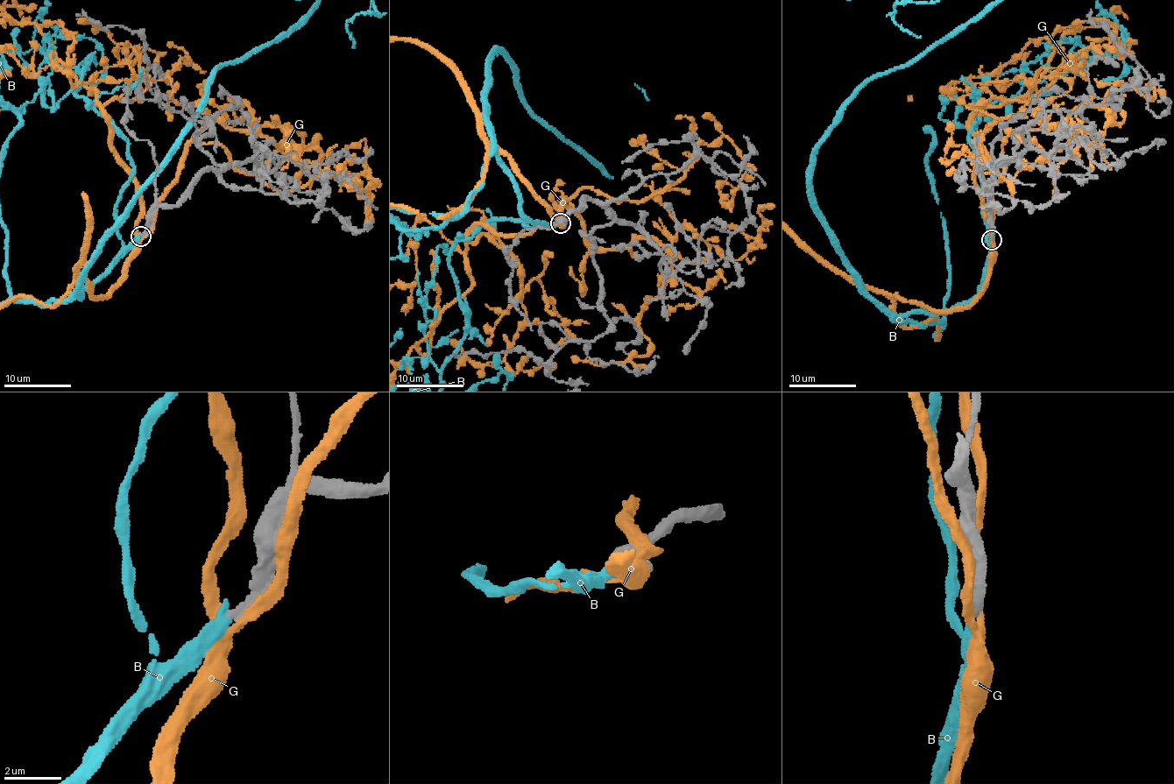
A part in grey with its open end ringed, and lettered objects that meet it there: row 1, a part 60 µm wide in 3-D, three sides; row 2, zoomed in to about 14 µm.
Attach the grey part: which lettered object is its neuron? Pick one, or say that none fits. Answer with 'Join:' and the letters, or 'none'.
Join: B

